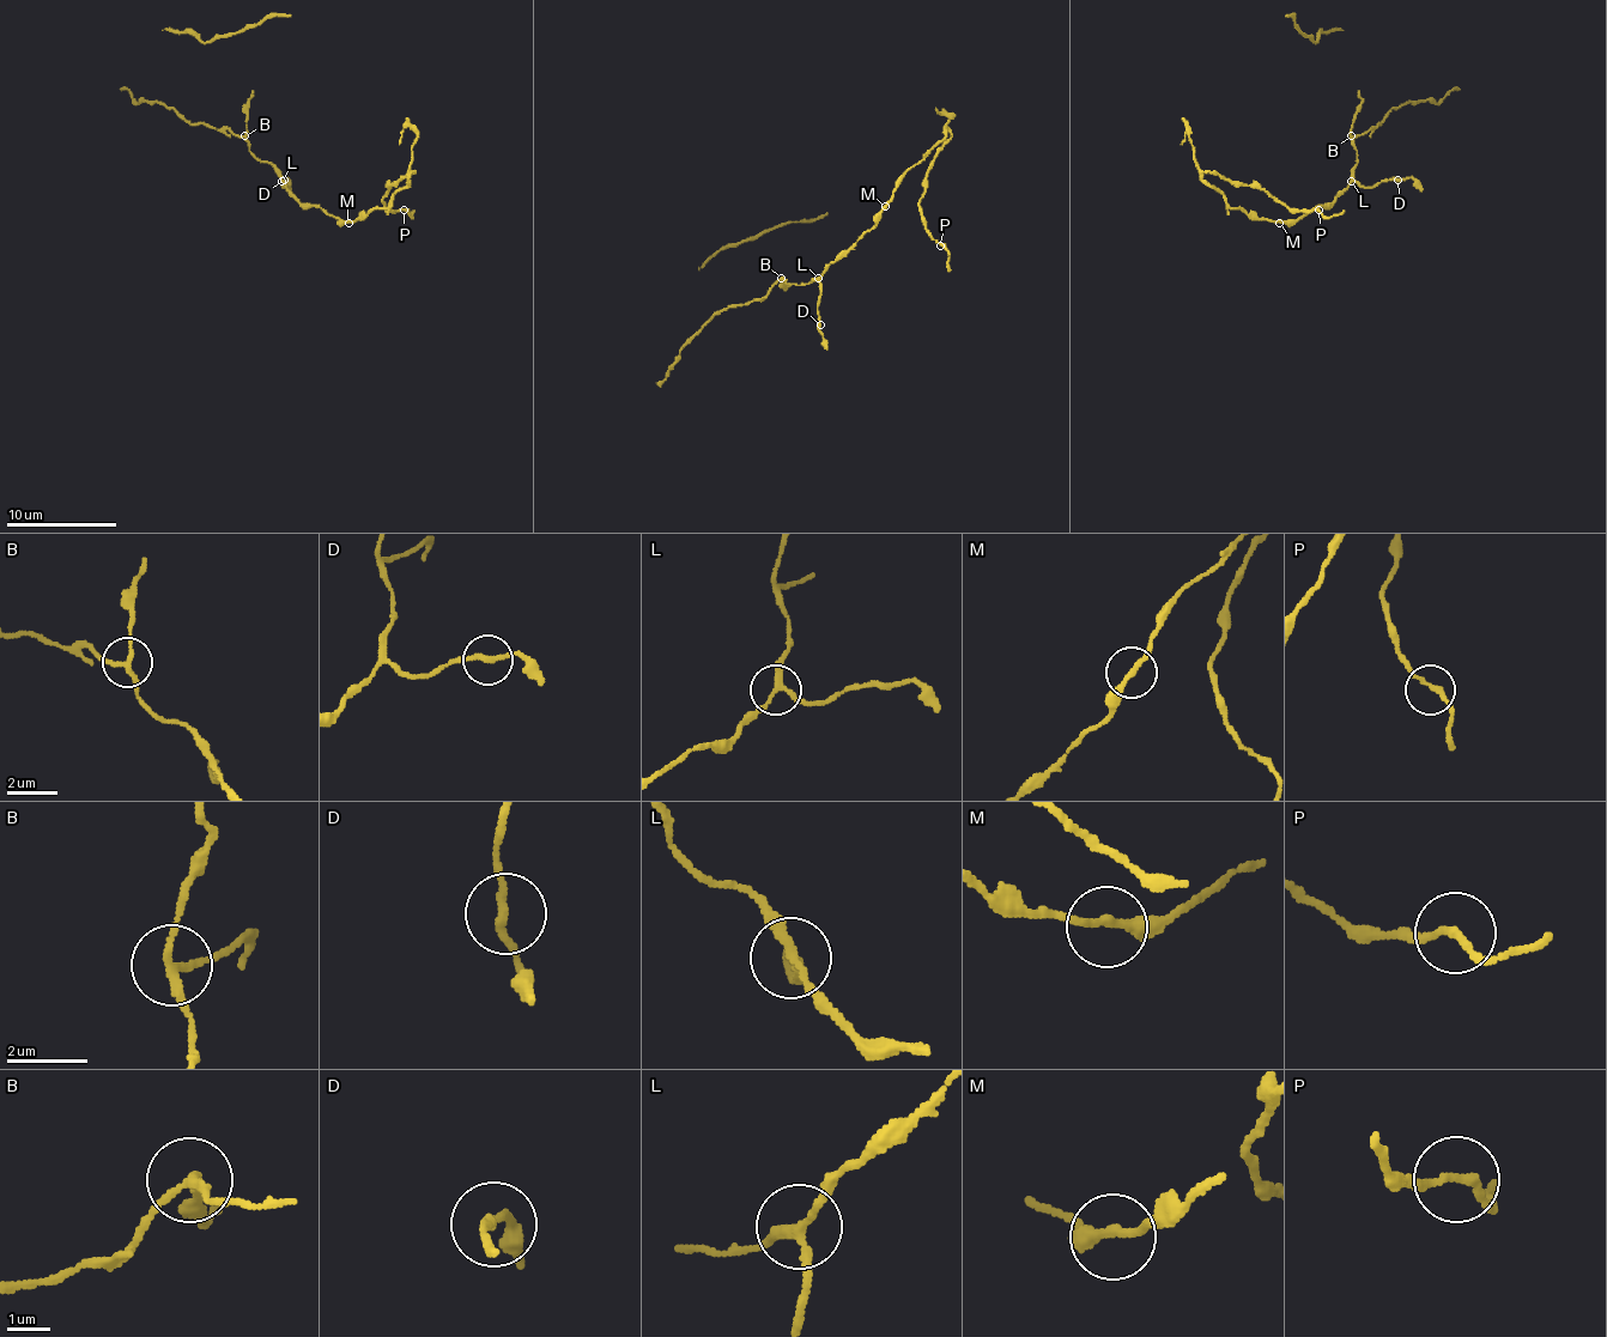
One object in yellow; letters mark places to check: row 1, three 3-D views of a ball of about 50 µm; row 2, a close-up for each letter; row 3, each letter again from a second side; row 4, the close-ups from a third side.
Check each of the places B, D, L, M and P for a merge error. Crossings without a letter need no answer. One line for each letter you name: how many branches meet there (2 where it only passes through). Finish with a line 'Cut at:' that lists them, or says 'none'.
B: 3 branches meet
Cut at: B

